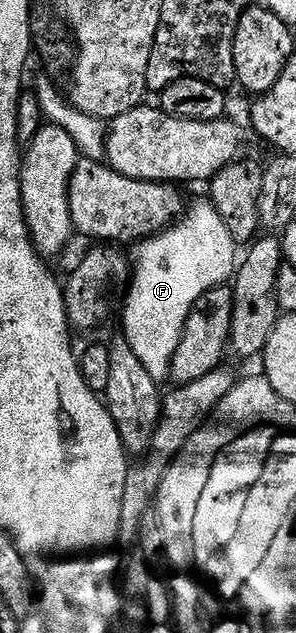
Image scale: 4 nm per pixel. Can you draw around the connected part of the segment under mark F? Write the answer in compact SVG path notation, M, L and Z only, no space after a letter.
M210 204L199 205L186 214L187 225L176 224L152 237L146 237L135 246L135 273L131 281L127 303L123 311L124 340L131 347L146 371L156 382L166 380L170 374L174 348L180 345L187 316L191 309L208 291L232 280L237 269L235 241L232 230L224 227L225 222Z

